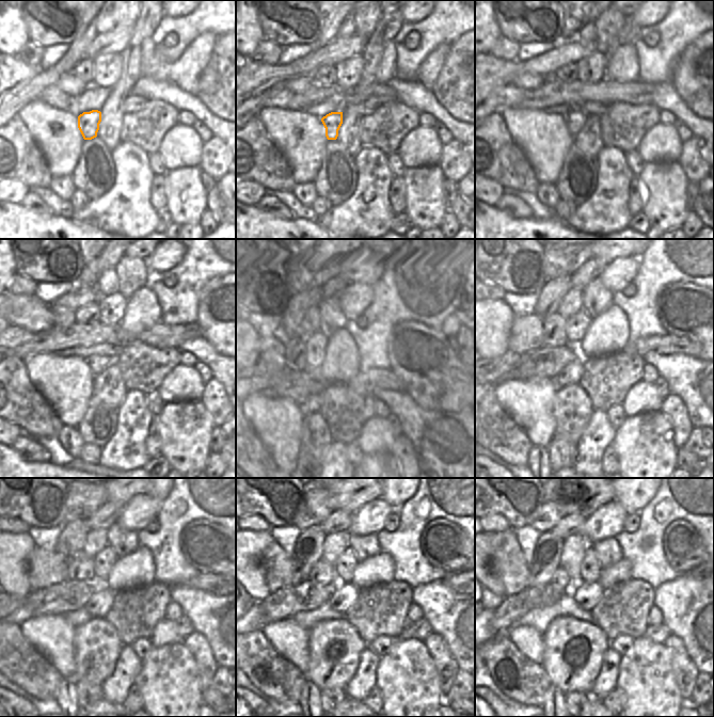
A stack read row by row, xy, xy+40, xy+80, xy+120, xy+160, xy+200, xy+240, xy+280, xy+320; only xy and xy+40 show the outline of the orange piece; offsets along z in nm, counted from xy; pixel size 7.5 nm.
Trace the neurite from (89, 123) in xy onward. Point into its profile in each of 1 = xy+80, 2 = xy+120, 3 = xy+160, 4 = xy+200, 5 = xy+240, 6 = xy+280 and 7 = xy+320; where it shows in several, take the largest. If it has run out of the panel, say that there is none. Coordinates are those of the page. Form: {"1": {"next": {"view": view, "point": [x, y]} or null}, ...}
{"1": {"next": {"view": "xy+80", "point": [574, 121]}}, "2": {"next": {"view": "xy+120", "point": [97, 364]}}, "3": {"next": {"view": "xy+160", "point": [339, 361]}}, "4": {"next": {"view": "xy+200", "point": [572, 372]}}, "5": {"next": {"view": "xy+240", "point": [102, 598]}}, "6": {"next": {"view": "xy+280", "point": [344, 596]}}, "7": {"next": {"view": "xy+320", "point": [587, 595]}}}

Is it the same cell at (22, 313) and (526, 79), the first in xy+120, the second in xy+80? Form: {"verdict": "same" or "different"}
{"verdict": "same"}

